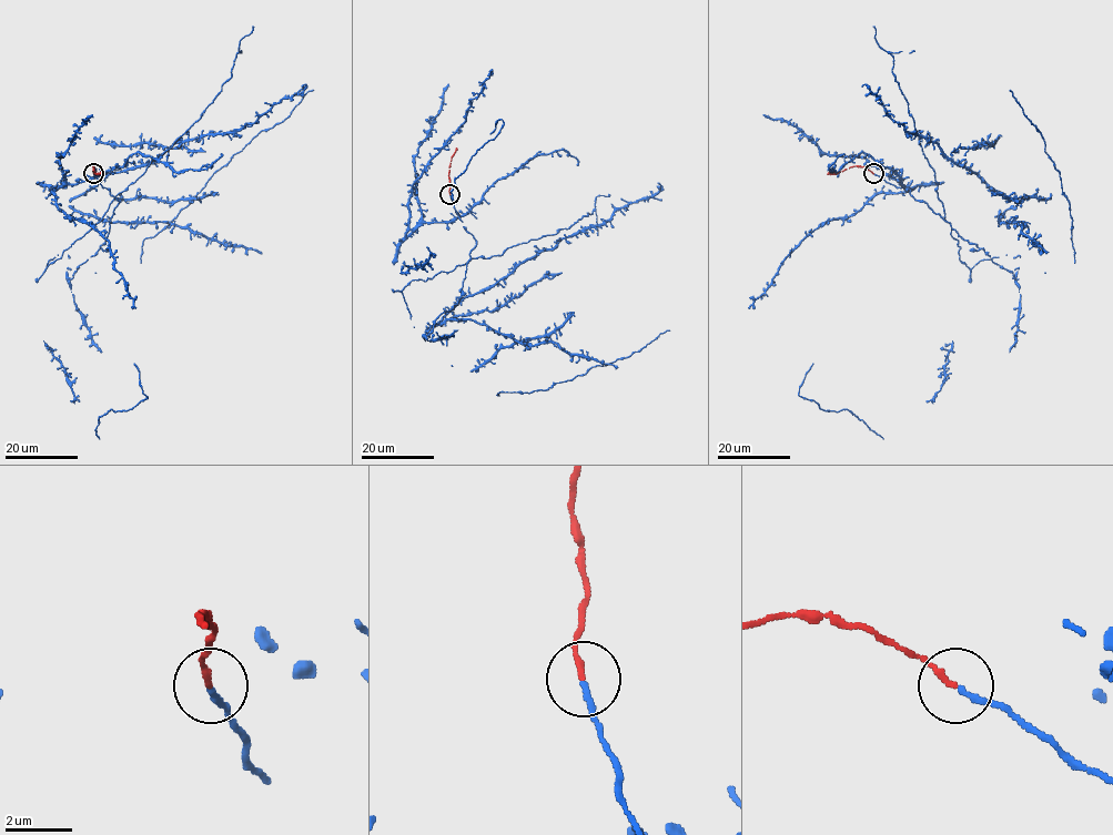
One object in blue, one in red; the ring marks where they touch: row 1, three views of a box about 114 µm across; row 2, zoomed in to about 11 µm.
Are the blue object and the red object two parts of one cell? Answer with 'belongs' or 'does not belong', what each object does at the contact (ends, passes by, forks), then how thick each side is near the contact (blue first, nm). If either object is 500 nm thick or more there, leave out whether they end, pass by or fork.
belongs | blue ends | red ends | 170/160 nm

